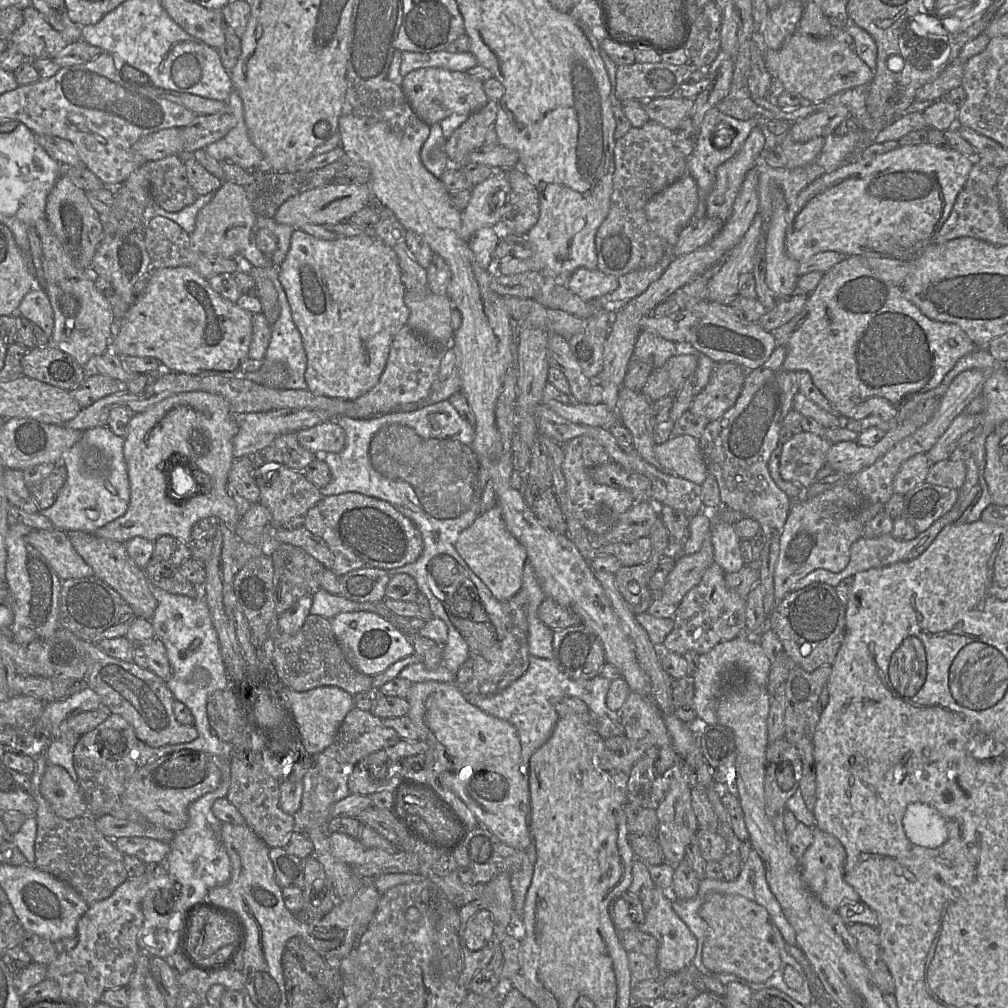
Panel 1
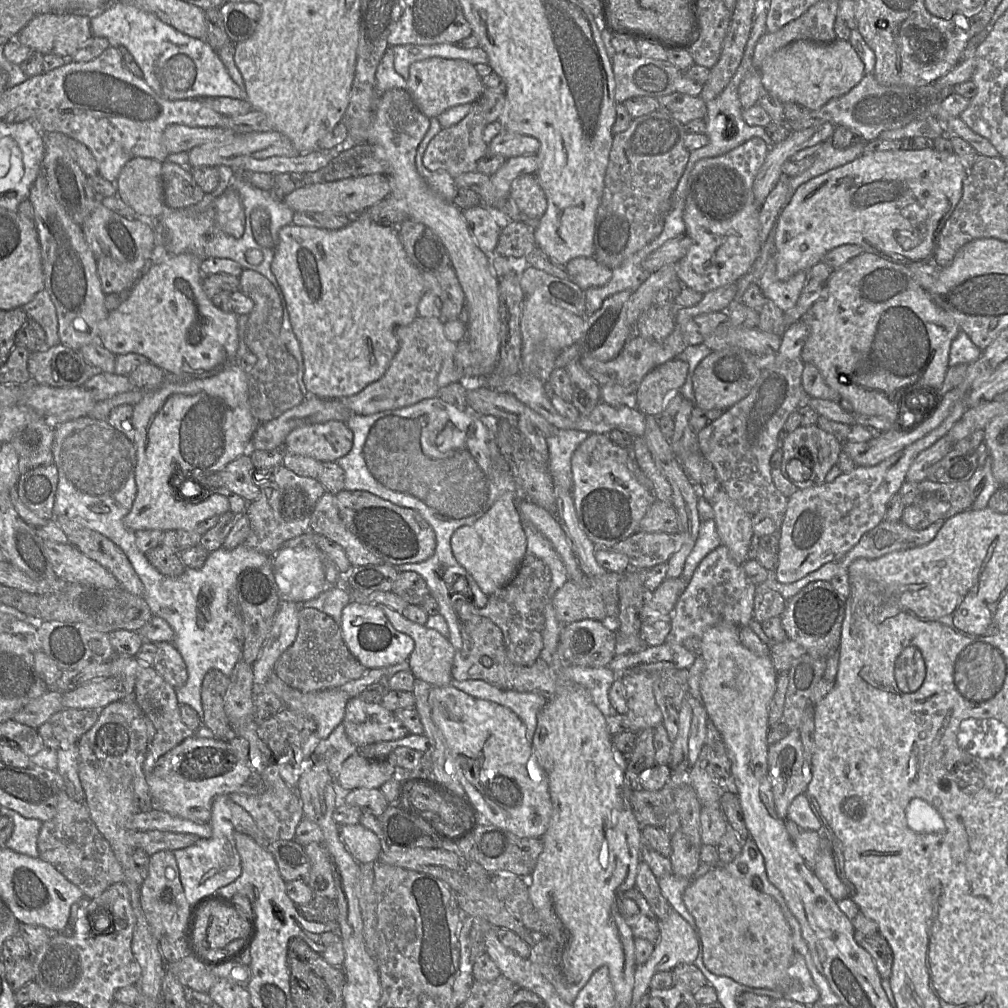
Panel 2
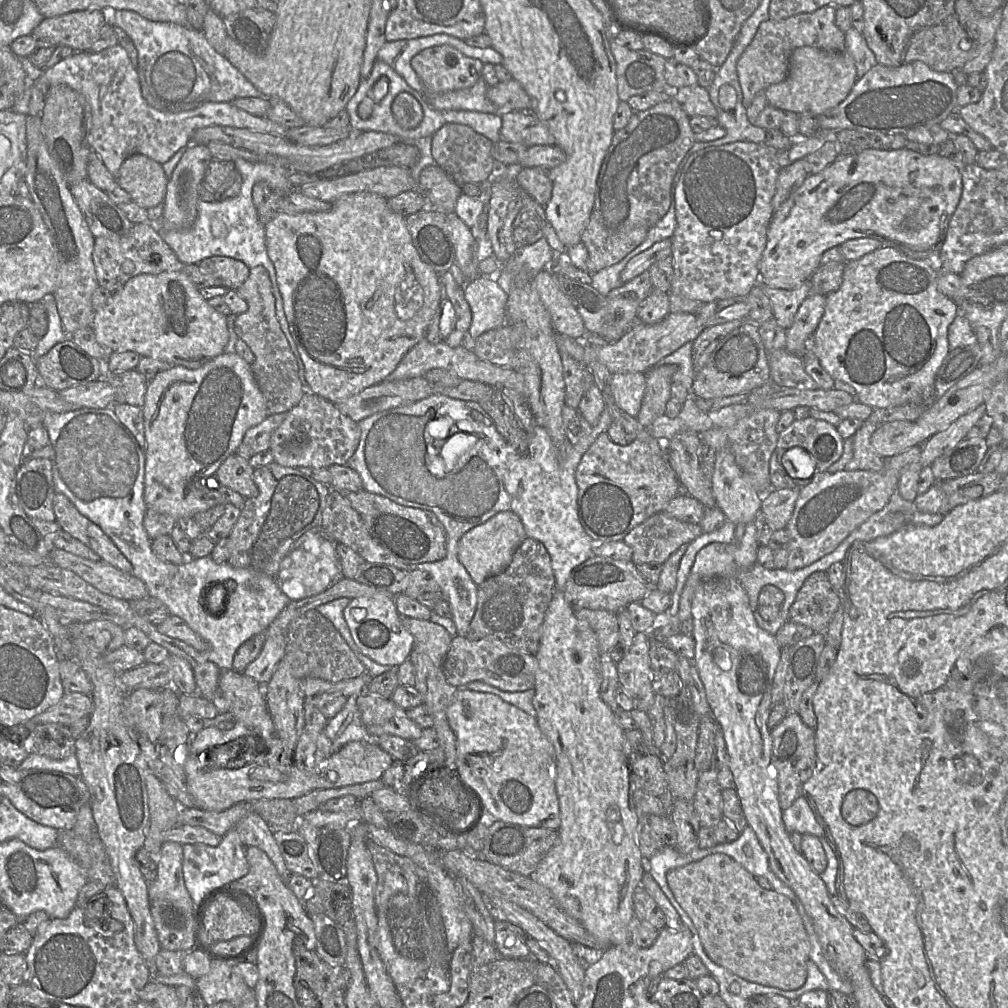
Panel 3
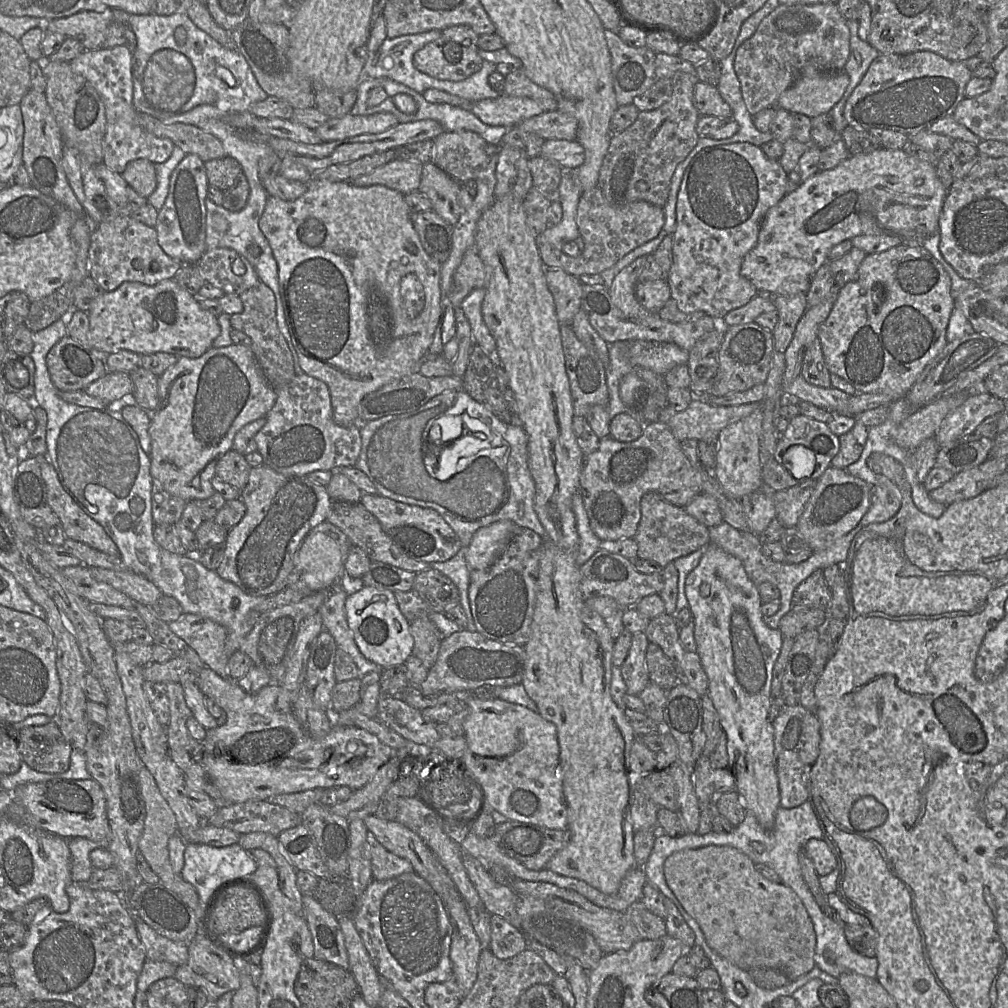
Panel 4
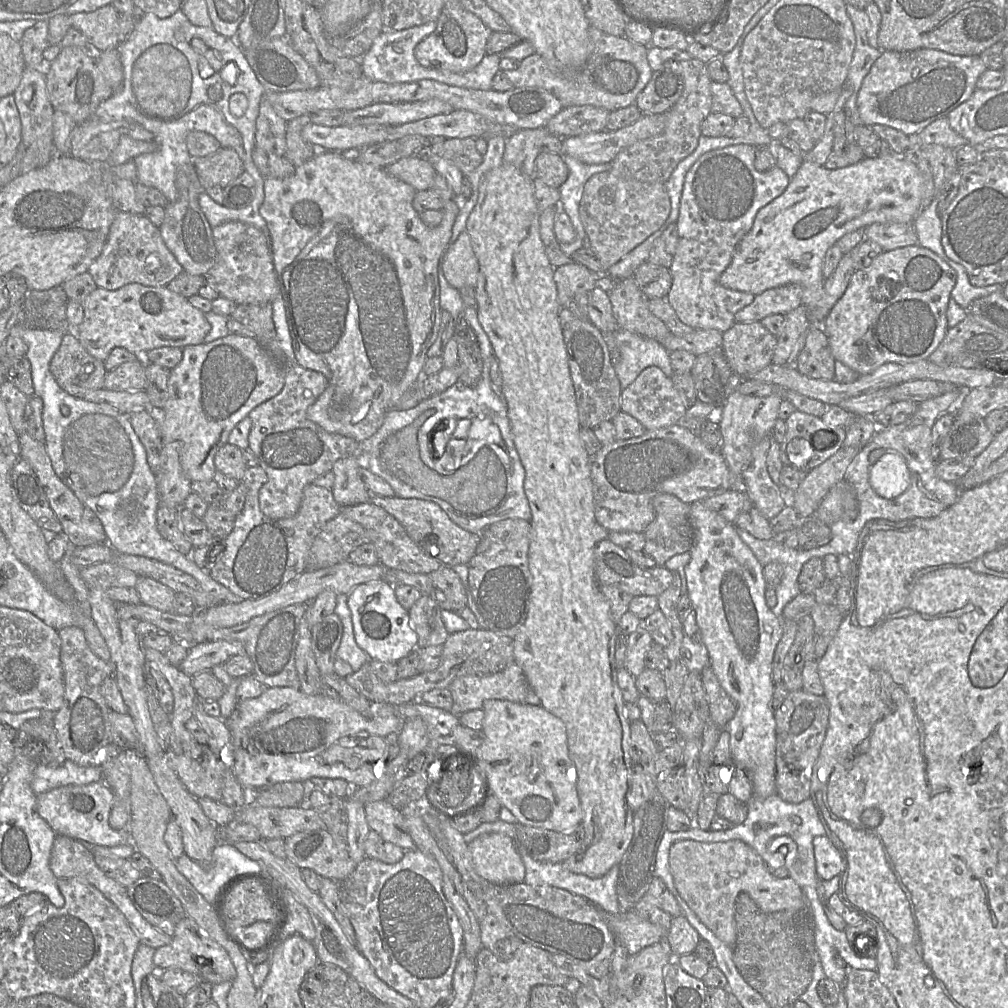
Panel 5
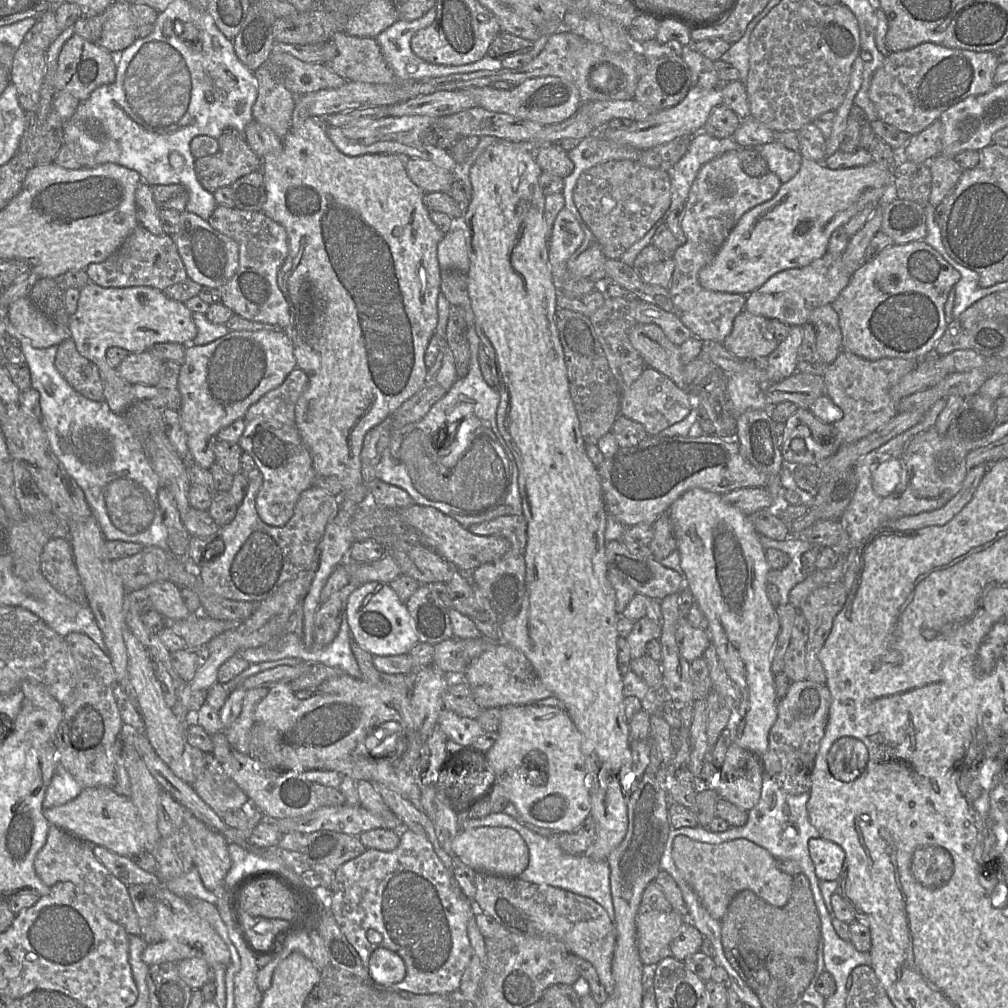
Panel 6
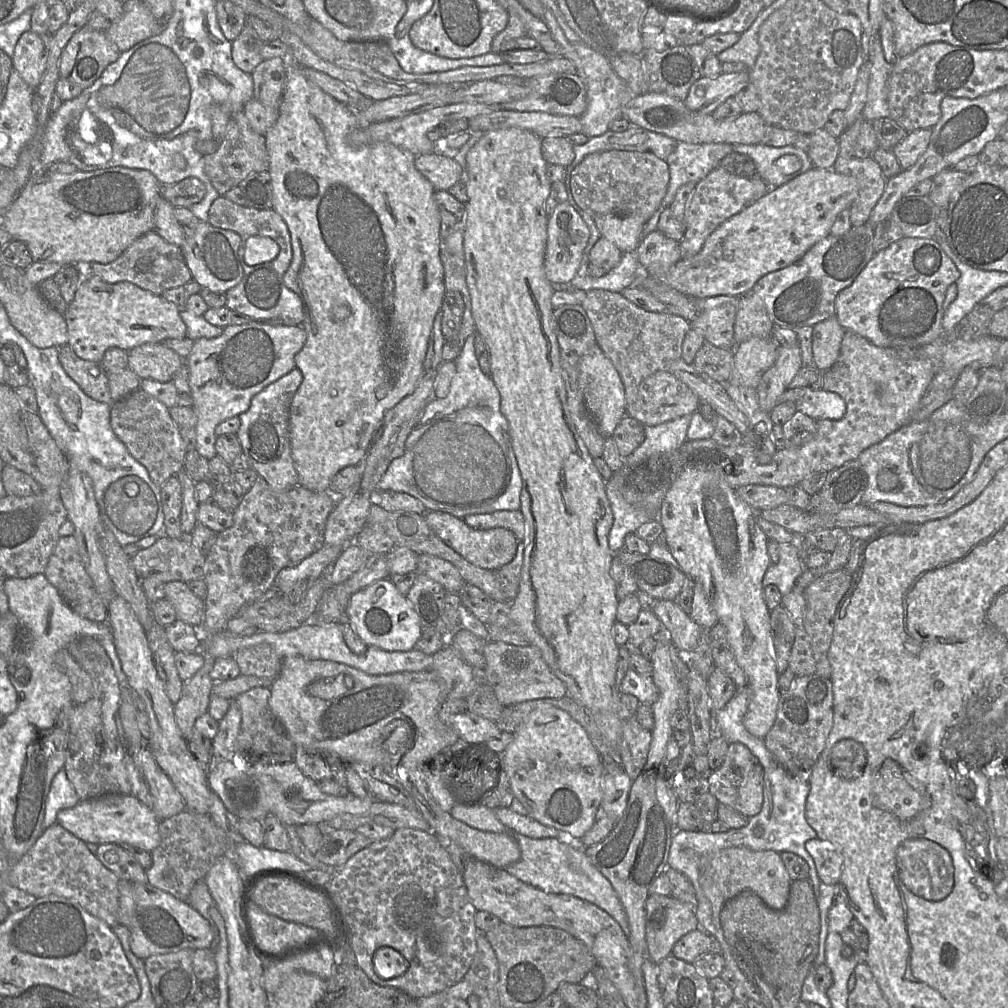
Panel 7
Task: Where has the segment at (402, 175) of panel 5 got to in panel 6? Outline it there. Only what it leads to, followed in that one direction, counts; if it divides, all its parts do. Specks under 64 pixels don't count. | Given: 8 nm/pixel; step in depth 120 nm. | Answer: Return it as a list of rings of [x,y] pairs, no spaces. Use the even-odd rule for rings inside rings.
[[[405,158],[405,166],[410,179],[425,193],[449,192],[456,180],[454,171],[441,168],[431,161]]]

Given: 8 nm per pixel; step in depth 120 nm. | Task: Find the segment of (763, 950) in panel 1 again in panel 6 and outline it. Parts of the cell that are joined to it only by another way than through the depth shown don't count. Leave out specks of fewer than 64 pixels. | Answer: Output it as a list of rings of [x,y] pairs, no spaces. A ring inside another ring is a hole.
[[[679,835],[673,841],[672,858],[684,880],[718,921],[724,917],[732,898],[742,890],[752,891],[777,908],[784,907],[789,900],[793,876],[782,872],[778,861],[765,848],[745,838],[709,844]]]

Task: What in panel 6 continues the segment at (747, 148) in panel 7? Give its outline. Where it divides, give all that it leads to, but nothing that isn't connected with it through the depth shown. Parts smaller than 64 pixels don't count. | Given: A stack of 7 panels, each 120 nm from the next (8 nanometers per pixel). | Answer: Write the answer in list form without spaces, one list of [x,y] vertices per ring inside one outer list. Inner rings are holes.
[[[770,142],[764,145],[757,145],[755,147],[749,147],[754,148],[757,152],[760,153],[760,155],[766,160],[768,165],[768,171],[771,173],[774,173],[777,175],[777,177],[780,179],[782,183],[785,183],[789,181],[792,177],[795,176],[795,174],[800,170],[801,162],[802,162],[802,155],[797,151],[792,151],[788,148],[786,148],[783,144],[778,142]]]

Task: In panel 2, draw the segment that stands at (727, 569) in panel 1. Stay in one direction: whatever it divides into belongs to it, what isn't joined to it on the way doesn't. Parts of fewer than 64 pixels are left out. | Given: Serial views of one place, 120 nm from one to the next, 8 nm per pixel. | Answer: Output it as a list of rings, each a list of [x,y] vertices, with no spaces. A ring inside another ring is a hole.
[[[721,488],[712,503],[713,520],[721,544],[728,548],[731,558],[737,564],[744,565],[748,560],[749,545],[754,535],[752,516]]]

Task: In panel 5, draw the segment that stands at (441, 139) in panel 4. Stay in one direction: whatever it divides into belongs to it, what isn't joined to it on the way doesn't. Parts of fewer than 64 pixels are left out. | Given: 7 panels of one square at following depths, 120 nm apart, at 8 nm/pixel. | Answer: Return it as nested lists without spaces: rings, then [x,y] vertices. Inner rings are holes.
[[[472,137],[446,139],[442,157],[457,166],[464,176],[483,162],[483,155],[476,149],[476,139]]]

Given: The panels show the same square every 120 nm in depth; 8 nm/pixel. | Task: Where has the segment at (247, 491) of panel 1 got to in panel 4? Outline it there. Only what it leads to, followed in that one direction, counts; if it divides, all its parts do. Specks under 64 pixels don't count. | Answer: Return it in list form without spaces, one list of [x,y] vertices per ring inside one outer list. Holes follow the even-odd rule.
[[[233,448],[227,451],[216,463],[215,473],[223,482],[242,491],[247,485],[251,467],[244,455]]]

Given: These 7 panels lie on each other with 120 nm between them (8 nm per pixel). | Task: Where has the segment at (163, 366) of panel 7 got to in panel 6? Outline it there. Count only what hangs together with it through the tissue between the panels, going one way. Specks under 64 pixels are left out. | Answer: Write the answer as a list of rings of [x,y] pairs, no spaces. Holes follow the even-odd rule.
[[[150,351],[129,353],[117,369],[118,374],[131,385],[156,386],[160,381],[164,361]]]

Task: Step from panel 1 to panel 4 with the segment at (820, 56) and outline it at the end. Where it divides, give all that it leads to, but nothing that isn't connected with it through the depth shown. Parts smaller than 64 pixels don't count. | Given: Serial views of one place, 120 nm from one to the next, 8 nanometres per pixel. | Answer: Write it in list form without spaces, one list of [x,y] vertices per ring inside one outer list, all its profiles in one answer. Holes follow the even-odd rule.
[[[805,66],[800,77],[779,96],[778,108],[809,118],[827,114],[842,98],[849,81],[843,70],[822,73],[813,66]]]

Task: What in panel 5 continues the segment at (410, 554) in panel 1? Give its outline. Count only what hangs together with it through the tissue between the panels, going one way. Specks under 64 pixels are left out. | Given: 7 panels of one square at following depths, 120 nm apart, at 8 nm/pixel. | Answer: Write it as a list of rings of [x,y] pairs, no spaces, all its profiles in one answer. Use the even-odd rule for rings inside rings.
[[[371,496],[370,501],[392,515],[405,529],[412,541],[429,557],[443,566],[469,564],[476,555],[481,536],[455,524],[440,506],[420,499]]]

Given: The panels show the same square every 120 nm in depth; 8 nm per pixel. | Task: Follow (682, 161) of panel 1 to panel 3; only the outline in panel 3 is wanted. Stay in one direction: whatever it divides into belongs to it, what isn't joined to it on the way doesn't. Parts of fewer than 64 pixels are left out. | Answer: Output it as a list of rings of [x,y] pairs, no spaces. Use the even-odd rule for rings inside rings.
[[[673,98],[647,110],[634,112],[626,127],[614,131],[597,180],[593,216],[610,233],[653,227],[669,210],[675,174],[680,162],[696,142],[695,134],[690,125],[690,117]]]

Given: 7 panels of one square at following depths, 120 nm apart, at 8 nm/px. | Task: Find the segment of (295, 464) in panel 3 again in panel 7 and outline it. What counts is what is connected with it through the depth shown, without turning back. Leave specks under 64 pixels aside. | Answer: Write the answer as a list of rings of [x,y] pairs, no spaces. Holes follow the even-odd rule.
[[[294,367],[288,374],[266,386],[252,399],[249,409],[240,414],[237,437],[242,452],[250,459],[251,468],[279,494],[299,485],[298,473],[291,455],[290,408],[292,399],[302,383],[301,371]]]

